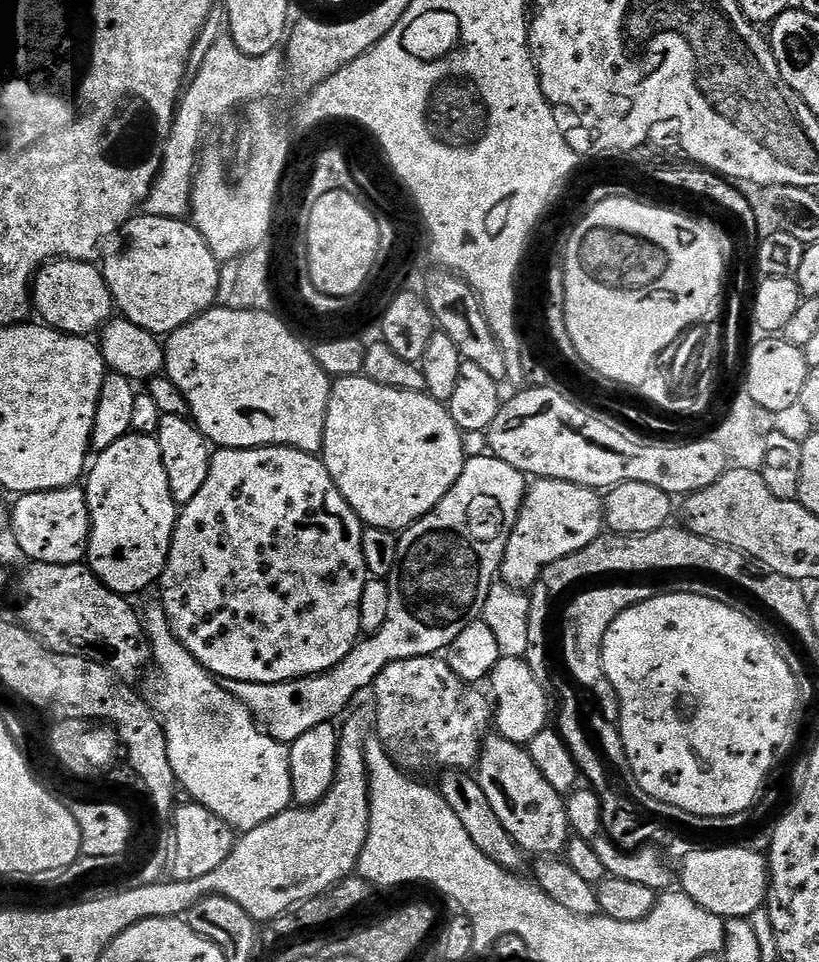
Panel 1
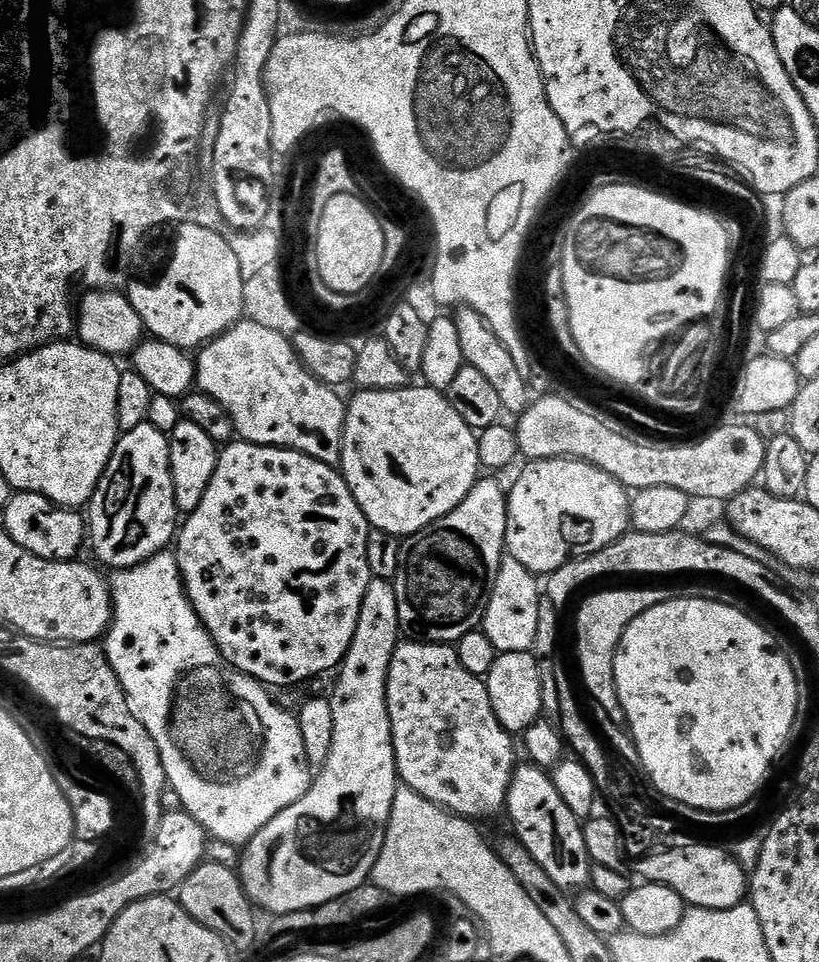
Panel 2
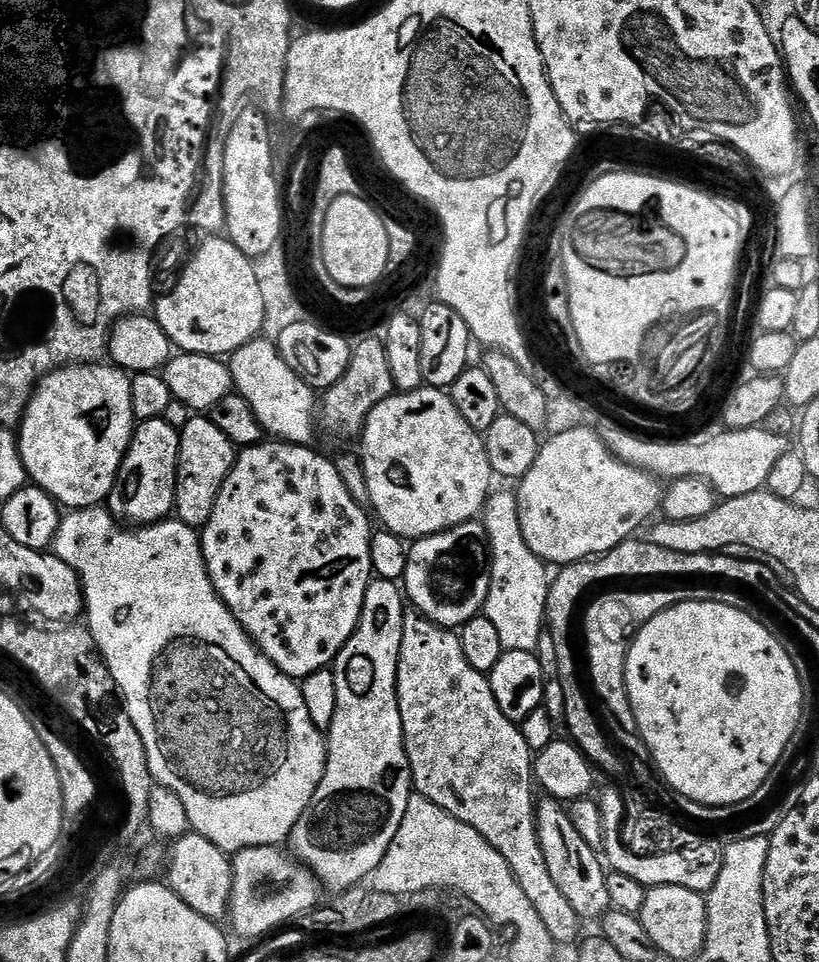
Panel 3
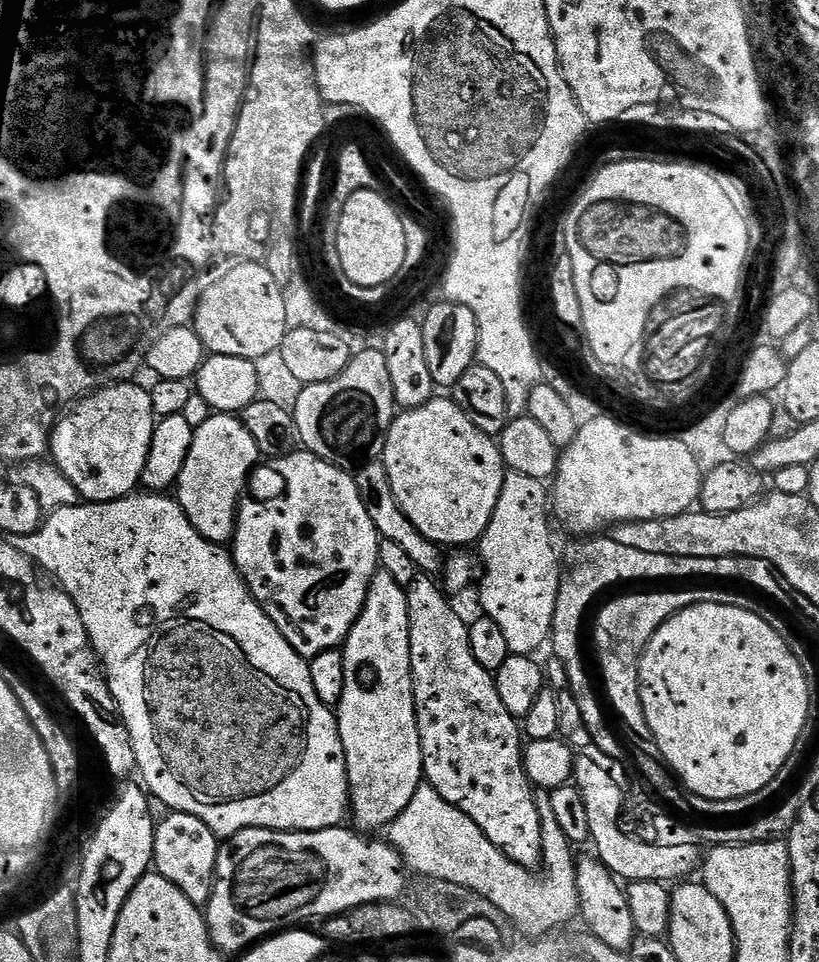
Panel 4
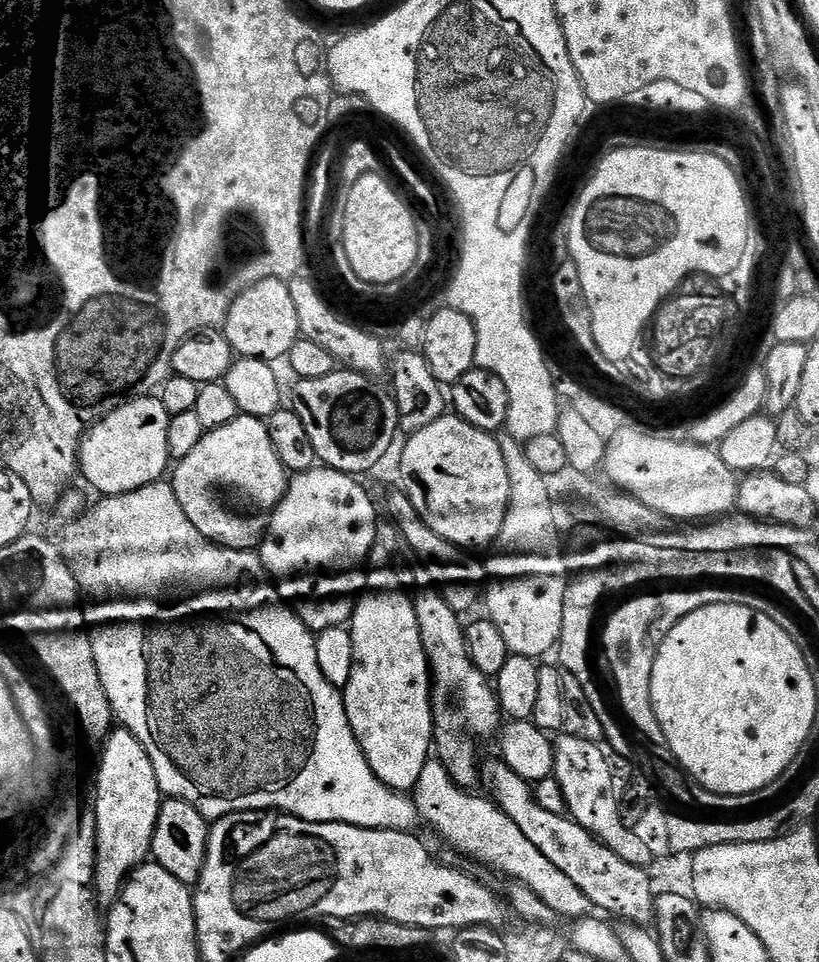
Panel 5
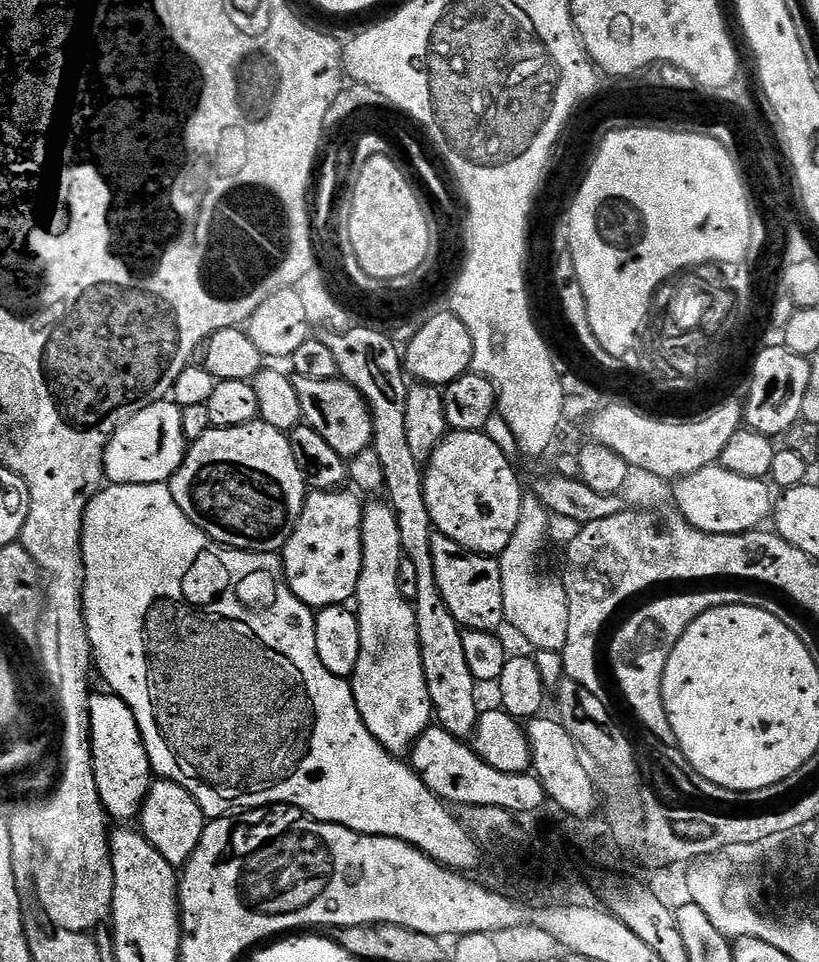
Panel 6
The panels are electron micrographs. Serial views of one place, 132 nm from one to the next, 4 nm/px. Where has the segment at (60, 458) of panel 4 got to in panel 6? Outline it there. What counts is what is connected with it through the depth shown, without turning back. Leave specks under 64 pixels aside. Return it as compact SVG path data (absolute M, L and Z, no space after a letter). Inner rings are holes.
M165 398L138 410L110 438L104 452L104 474L114 484L162 484L182 466L186 441L182 430L182 410Z

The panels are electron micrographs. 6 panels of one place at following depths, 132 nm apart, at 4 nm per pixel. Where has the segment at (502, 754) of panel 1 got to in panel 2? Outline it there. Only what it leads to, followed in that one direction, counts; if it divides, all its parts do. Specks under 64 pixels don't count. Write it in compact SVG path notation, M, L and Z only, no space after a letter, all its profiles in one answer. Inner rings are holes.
M534 764L525 765L513 771L505 804L506 814L514 826L513 833L560 888L583 889L590 881L593 867L586 850L583 825L558 794L551 775Z

